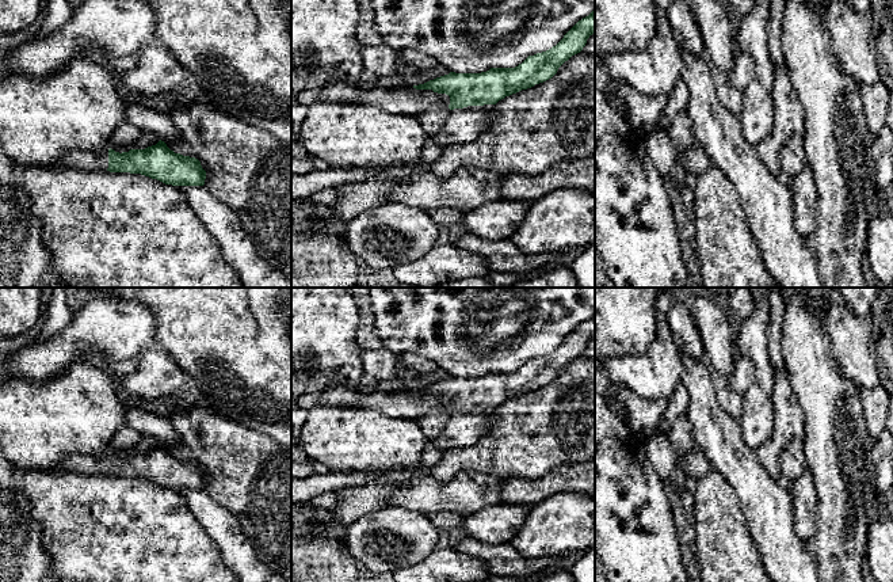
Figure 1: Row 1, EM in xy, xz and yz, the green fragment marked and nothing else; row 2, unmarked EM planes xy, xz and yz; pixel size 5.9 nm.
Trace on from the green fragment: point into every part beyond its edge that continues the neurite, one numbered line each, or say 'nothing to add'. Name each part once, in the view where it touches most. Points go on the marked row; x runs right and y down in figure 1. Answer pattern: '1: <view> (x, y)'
1: xy (77, 160)

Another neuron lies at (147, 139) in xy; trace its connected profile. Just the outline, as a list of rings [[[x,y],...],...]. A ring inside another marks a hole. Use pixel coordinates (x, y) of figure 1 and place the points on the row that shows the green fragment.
[[[142,132],[140,137],[133,141],[127,141],[125,147],[111,148],[115,152],[129,152],[130,149],[145,149],[156,145],[160,141],[159,136],[153,132]]]

